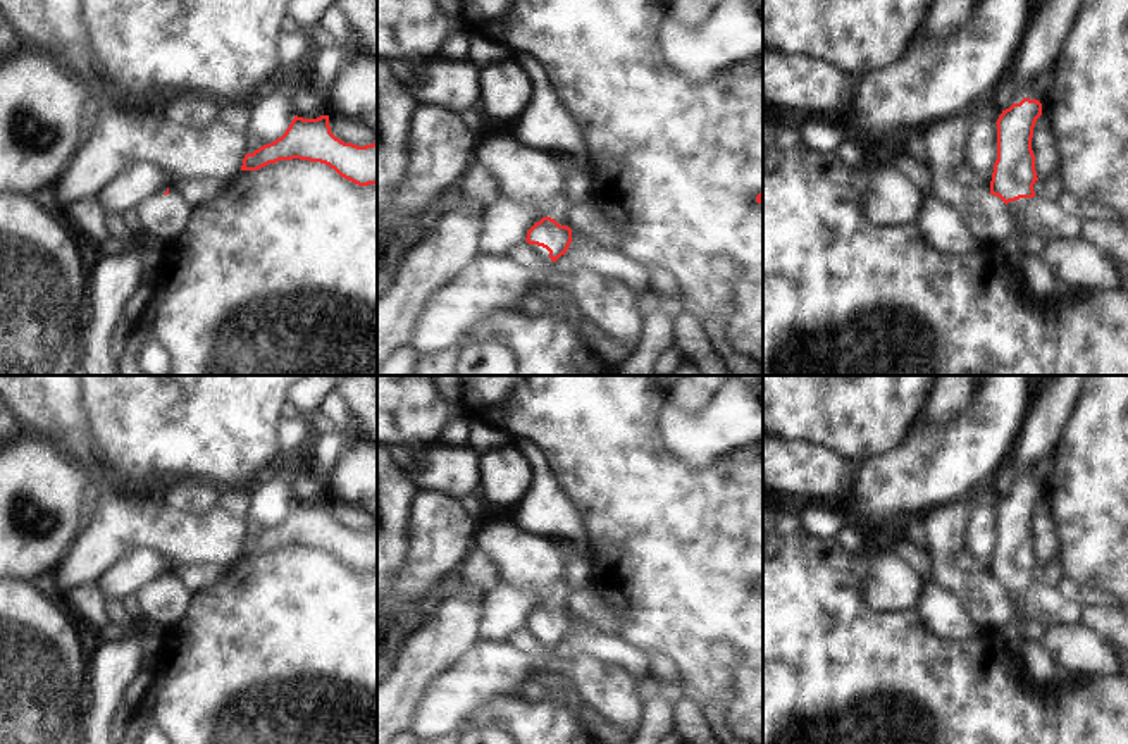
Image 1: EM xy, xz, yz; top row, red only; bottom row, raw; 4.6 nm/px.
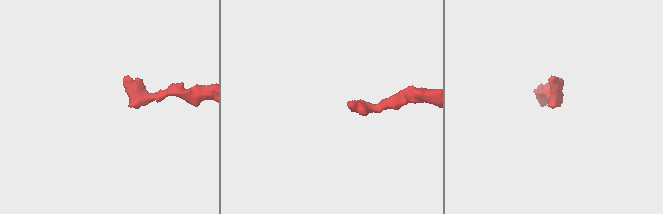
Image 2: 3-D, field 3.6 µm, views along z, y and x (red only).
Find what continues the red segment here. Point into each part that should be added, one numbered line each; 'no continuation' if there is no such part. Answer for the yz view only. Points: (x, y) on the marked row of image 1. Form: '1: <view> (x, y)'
1: yz (1051, 21)
2: yz (1047, 219)

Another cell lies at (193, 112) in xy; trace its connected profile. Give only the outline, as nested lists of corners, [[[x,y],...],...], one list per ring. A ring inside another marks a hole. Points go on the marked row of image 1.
[[[174,95],[162,110],[170,122],[193,131],[208,131],[215,122],[220,103],[196,95]]]

